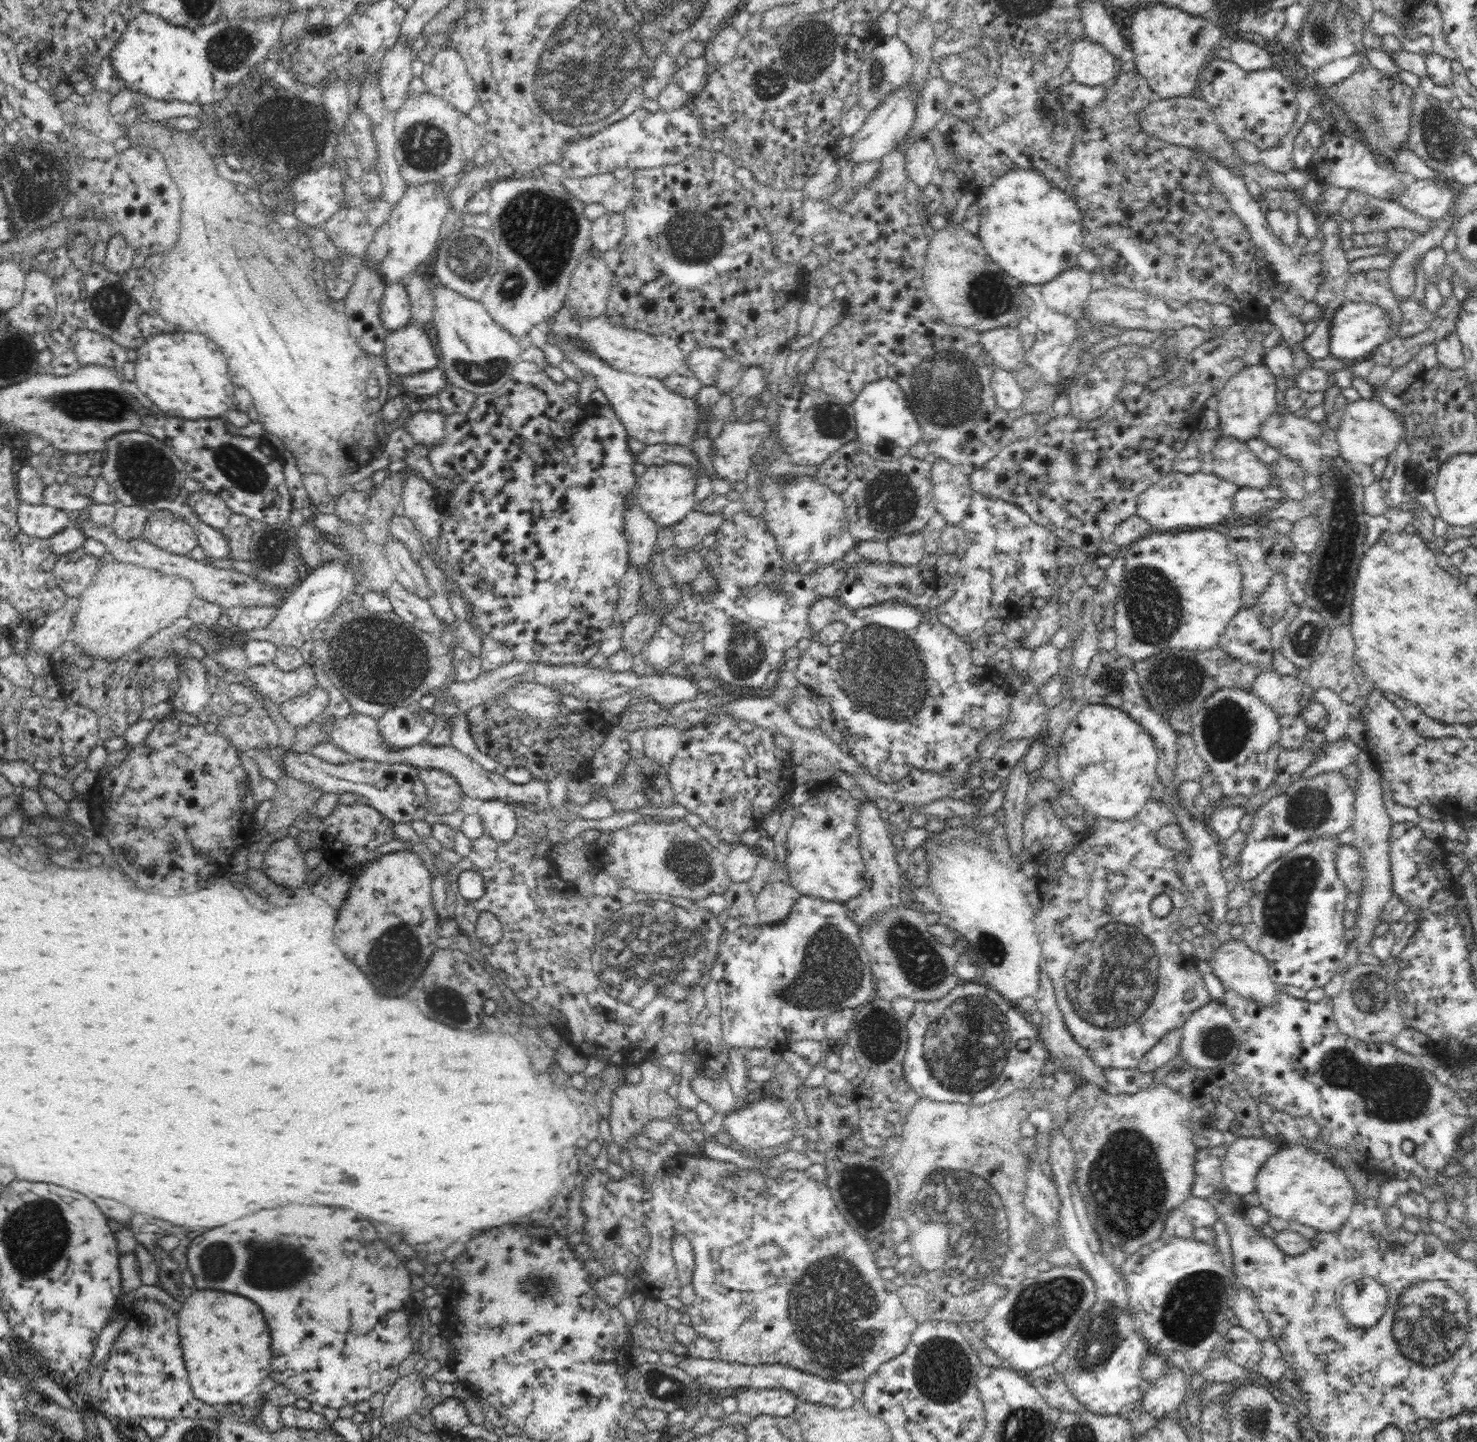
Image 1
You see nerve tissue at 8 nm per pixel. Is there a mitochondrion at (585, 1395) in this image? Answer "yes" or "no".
no

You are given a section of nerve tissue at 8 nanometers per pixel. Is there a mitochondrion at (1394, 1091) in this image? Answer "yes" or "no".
yes

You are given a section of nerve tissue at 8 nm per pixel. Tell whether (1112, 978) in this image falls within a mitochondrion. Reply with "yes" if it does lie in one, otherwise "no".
yes

